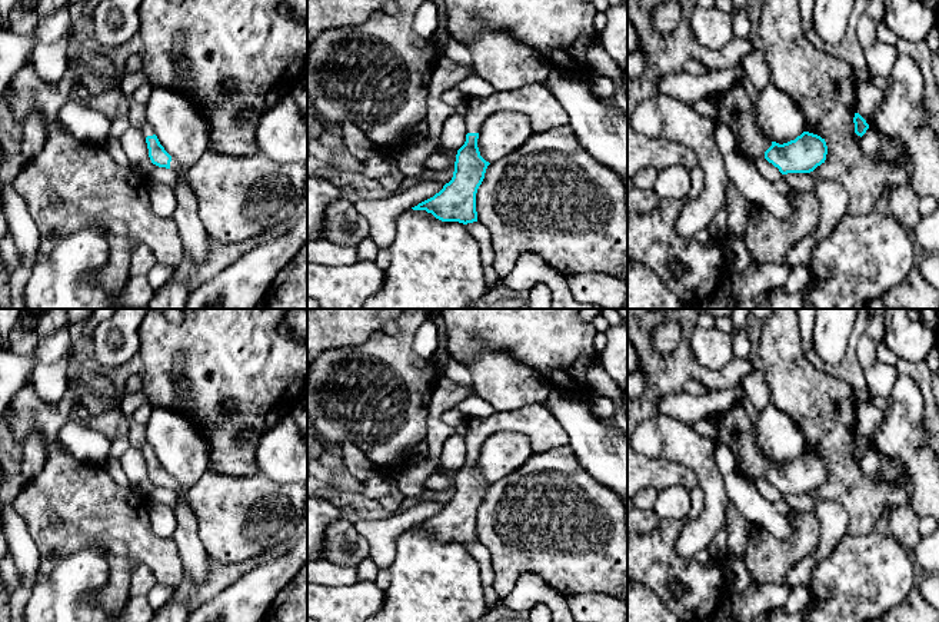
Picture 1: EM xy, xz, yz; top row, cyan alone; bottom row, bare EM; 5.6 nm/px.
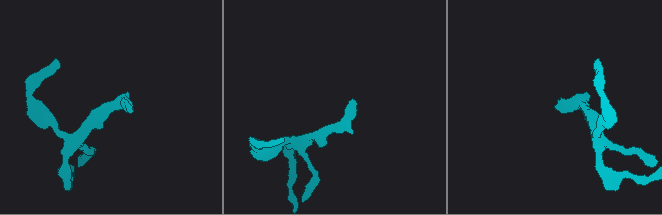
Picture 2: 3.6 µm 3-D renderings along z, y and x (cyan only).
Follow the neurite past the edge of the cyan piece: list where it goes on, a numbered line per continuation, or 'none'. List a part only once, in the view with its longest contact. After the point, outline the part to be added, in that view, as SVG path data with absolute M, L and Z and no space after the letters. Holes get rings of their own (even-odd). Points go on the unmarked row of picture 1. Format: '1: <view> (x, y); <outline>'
1: yz (735, 429); M735 406L713 416L717 425L717 440L727 445L736 459L736 470L750 480L765 478L772 462L762 453L756 440L755 425L743 406Z

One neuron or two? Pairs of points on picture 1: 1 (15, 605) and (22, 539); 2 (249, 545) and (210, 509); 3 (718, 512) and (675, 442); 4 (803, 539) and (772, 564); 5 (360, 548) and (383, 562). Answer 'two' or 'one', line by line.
1: one
2: one
3: one
4: one
5: two

